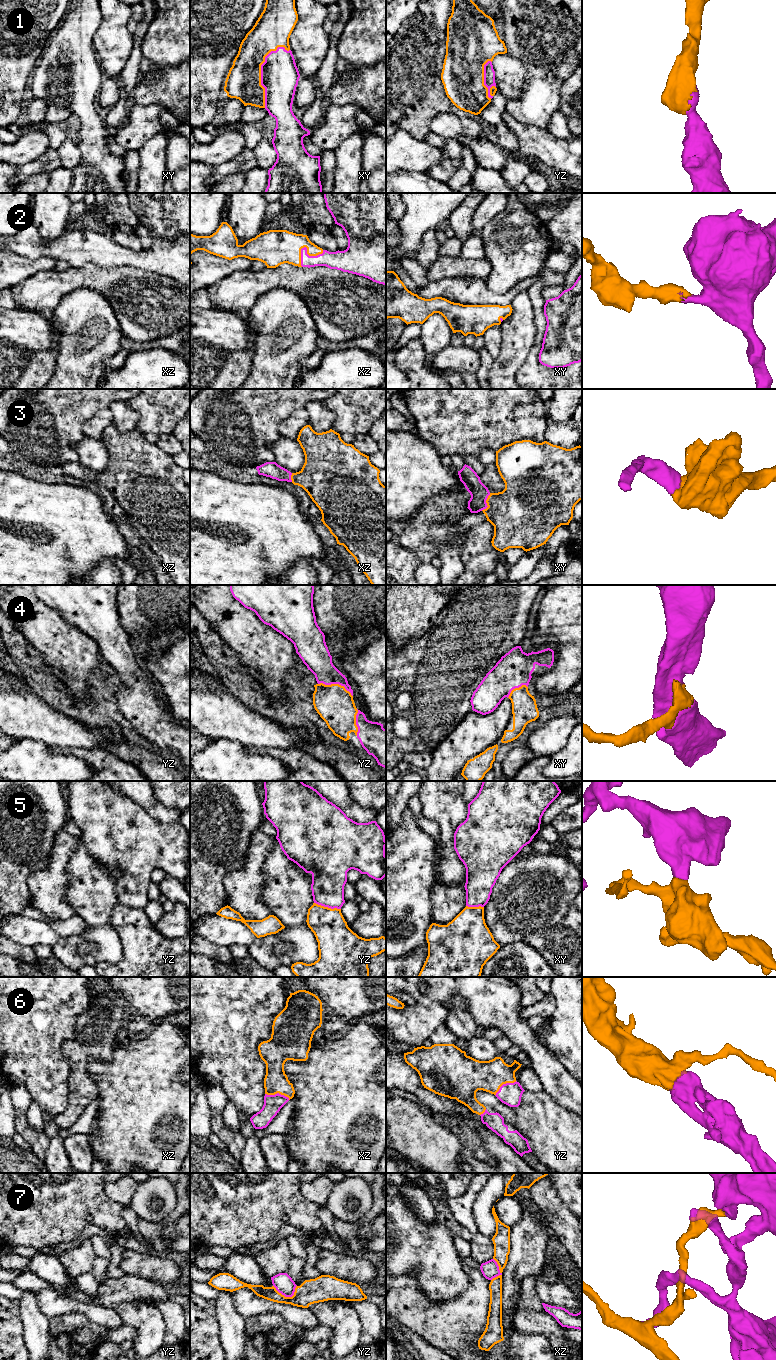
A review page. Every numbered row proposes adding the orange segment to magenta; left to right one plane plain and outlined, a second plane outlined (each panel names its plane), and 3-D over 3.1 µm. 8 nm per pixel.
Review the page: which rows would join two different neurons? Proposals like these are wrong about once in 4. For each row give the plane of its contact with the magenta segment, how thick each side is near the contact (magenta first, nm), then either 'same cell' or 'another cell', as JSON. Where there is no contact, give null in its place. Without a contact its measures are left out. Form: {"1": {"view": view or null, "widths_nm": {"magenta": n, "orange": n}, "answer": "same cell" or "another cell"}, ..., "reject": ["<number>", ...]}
{"1": {"view": "xy", "widths_nm": {"magenta": 300, "orange": 280}, "answer": "same cell"}, "2": {"view": "xz", "widths_nm": {"magenta": 140, "orange": 280}, "answer": "same cell"}, "3": {"view": "xy", "widths_nm": {"magenta": 150, "orange": 400}, "answer": "same cell"}, "4": {"view": "yz", "widths_nm": {"magenta": 220, "orange": 300}, "answer": "same cell"}, "5": {"view": "yz", "widths_nm": {"magenta": 280, "orange": 280}, "answer": "another cell"}, "6": {"view": "xz", "widths_nm": {"magenta": 140, "orange": 190}, "answer": "same cell"}, "7": {"view": "yz", "widths_nm": {"magenta": 150, "orange": 190}, "answer": "another cell"}, "reject": ["5", "7"]}

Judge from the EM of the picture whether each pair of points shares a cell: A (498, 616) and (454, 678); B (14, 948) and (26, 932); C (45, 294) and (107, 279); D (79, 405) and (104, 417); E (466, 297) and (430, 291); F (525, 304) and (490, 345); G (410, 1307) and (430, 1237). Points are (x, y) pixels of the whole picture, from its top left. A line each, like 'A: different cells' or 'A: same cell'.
A: same cell
B: different cells
C: same cell
D: different cells
E: same cell
F: different cells
G: different cells

